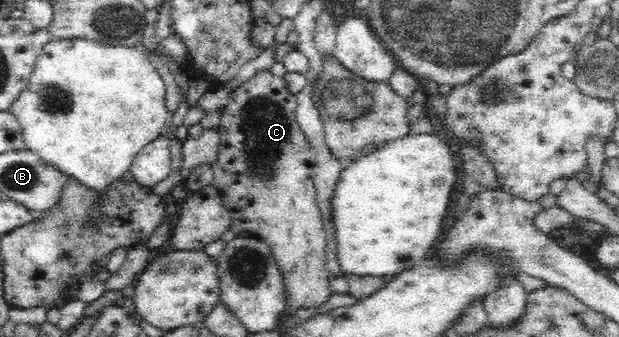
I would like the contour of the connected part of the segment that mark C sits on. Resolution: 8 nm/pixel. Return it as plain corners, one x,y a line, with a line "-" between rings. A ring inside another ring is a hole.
268,70
258,71
232,92
230,102
223,108
218,128
218,161
211,165
215,175
211,186
221,192
224,207
230,215
230,228
236,234
248,231
258,238
264,238
278,259
280,271
288,285
291,305
283,317
289,315
290,310
296,306
322,304
333,294
328,289
330,276
324,268
326,236
317,206
317,153
296,122
296,105
296,95
288,89
284,77
276,76

